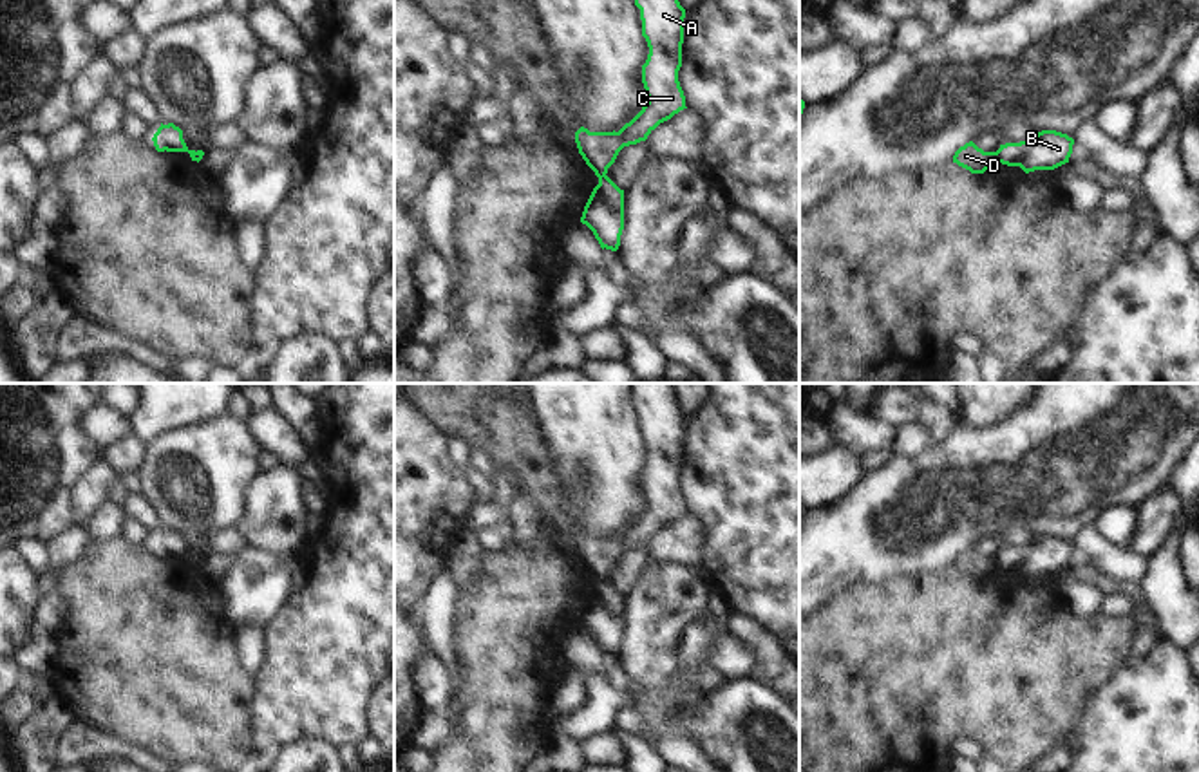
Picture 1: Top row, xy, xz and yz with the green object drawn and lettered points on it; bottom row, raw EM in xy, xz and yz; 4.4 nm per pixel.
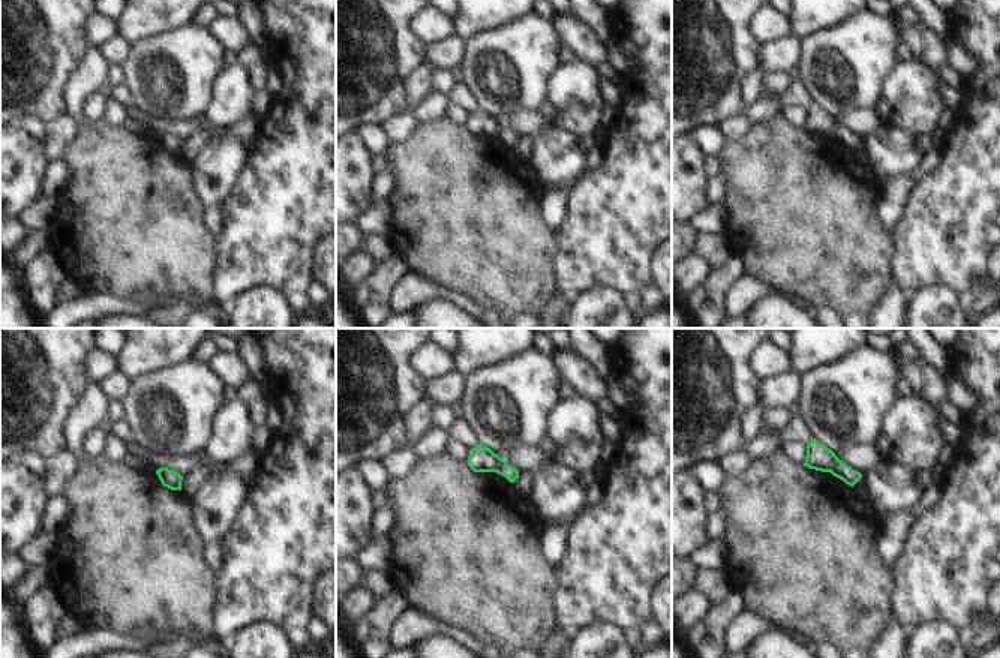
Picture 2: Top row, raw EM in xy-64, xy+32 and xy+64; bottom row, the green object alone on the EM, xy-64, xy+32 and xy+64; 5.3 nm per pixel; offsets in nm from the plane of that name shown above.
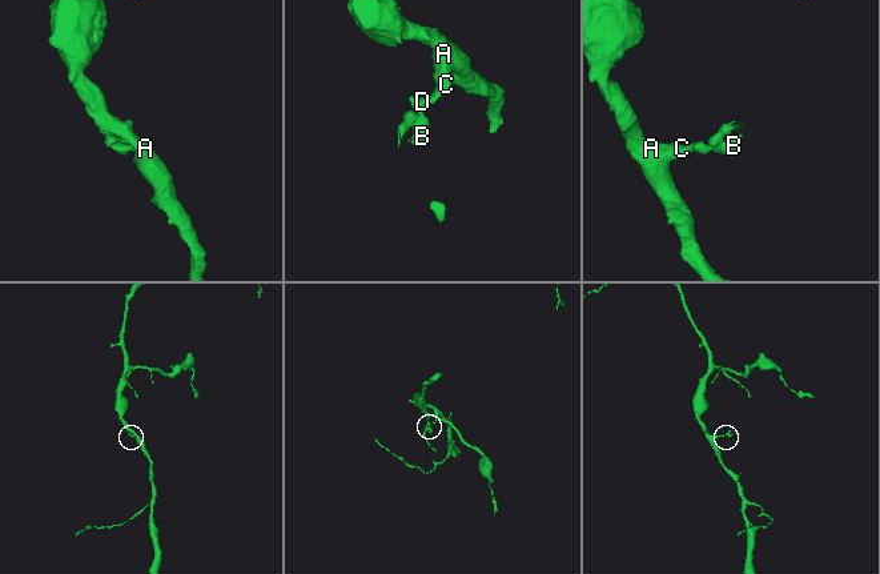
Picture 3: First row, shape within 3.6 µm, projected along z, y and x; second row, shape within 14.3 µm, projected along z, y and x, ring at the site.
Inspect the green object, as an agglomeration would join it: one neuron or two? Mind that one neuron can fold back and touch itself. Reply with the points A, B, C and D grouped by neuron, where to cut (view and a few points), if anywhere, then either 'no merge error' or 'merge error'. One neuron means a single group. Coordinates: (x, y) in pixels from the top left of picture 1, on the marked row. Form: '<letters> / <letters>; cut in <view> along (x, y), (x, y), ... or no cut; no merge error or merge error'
A C D / B; cut in yz along (995, 152), (997, 160); merge error

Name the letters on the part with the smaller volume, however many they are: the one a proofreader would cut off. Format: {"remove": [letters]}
{"remove": ["B"]}

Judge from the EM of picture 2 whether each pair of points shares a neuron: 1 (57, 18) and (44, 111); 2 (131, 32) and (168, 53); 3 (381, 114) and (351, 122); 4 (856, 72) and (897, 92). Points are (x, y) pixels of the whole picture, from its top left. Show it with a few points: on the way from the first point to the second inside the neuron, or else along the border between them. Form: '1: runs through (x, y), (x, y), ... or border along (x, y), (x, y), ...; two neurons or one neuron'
1: runs through (60, 41), (60, 71), (44, 89); one neuron
2: border along (177, 27), (135, 41), (131, 45); two neurons
3: runs through (374, 114), (359, 114); one neuron
4: border along (895, 68), (885, 83); two neurons

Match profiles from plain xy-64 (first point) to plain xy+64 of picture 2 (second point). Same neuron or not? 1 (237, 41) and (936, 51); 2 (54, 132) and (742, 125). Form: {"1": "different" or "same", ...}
{"1": "same", "2": "same"}

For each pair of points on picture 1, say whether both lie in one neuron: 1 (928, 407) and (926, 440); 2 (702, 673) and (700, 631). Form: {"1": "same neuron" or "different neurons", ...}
{"1": "different neurons", "2": "different neurons"}

